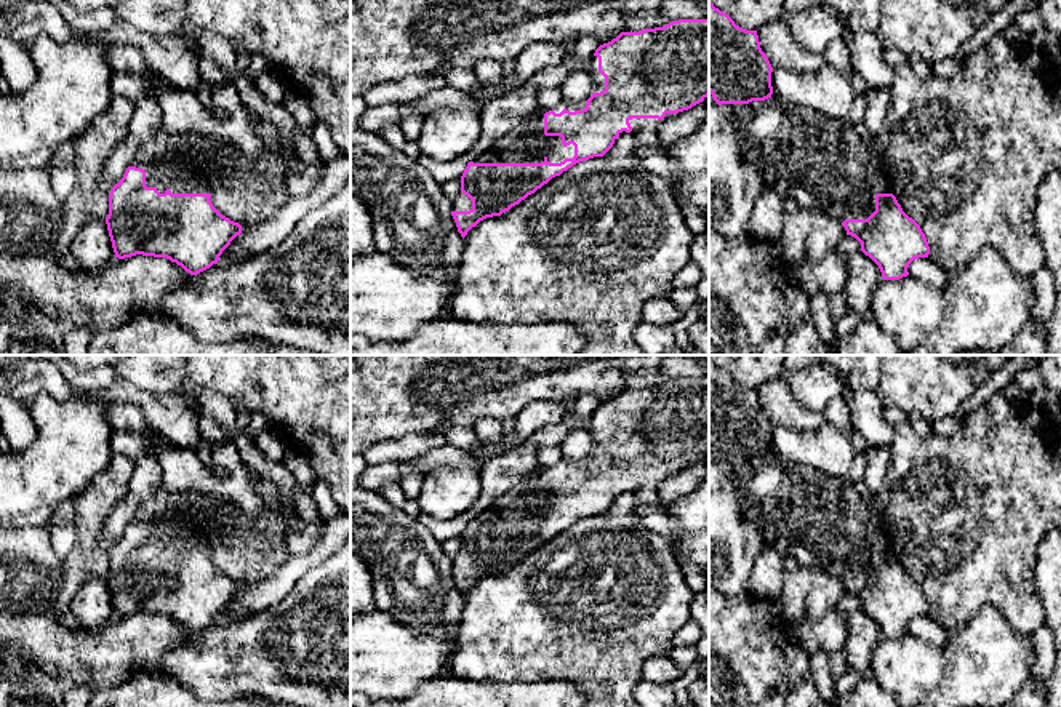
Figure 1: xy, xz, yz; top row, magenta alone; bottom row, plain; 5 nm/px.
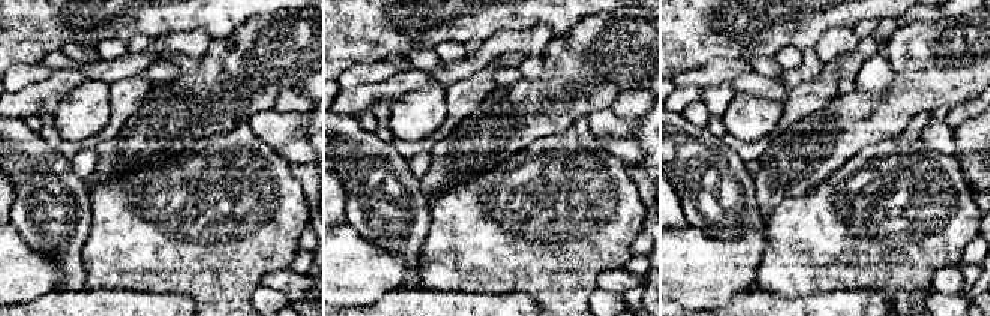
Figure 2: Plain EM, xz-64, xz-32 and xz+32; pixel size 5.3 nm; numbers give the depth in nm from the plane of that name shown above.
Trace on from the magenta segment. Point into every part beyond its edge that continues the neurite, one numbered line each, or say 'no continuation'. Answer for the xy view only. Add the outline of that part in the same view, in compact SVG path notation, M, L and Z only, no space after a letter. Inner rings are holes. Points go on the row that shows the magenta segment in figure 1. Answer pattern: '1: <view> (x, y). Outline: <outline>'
1: xy (181, 173). Outline: M166 152L150 162L133 162L130 166L146 171L146 186L160 194L211 194L210 168L202 157L186 152Z

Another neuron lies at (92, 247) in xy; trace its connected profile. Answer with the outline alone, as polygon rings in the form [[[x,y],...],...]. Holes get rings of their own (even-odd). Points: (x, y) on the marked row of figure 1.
[[[88,219],[77,232],[69,251],[80,270],[104,269],[115,259],[106,219]]]

